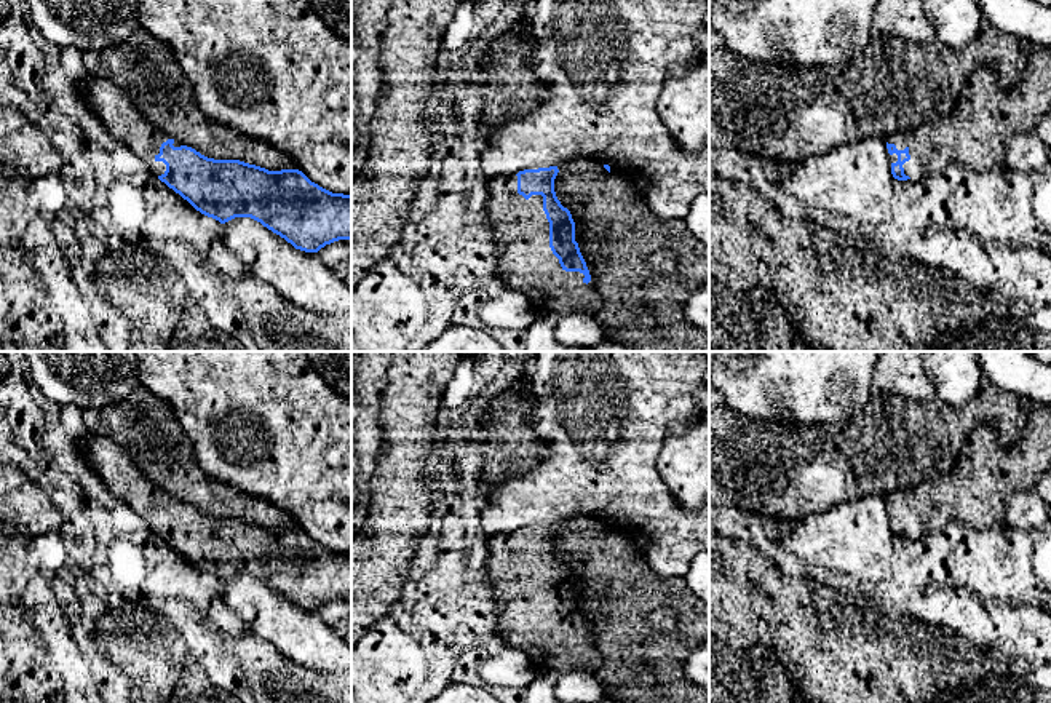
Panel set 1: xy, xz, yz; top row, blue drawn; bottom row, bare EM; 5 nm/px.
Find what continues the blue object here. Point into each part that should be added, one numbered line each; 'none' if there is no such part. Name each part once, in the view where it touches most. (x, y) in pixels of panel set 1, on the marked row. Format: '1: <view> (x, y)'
1: xz (526, 264)

